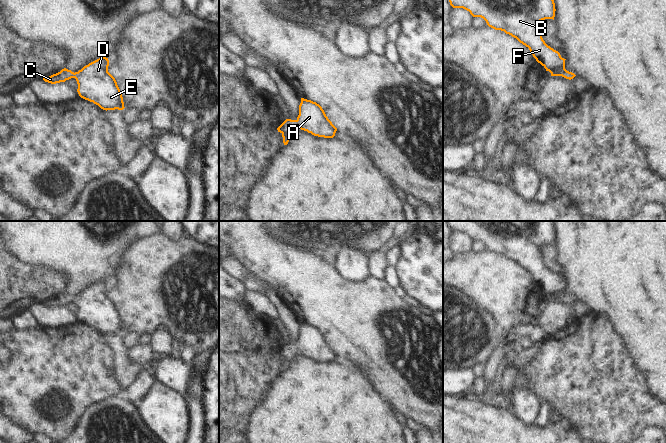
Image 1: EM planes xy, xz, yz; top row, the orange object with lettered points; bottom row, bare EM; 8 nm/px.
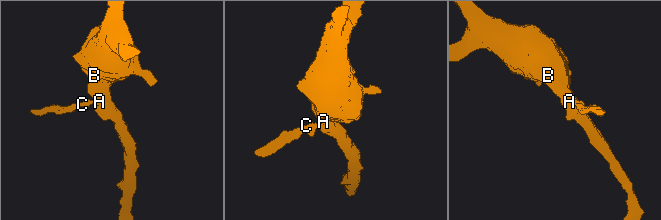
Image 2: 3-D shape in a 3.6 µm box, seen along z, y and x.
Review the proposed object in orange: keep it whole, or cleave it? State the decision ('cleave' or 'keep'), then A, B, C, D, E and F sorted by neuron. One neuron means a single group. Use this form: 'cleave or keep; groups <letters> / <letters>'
keep; groups A B C D E F

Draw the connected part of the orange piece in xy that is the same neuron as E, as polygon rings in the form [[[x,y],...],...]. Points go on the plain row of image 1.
[[[99,282],[84,290],[78,296],[66,292],[49,301],[45,306],[56,308],[75,302],[78,308],[77,316],[85,324],[93,326],[103,334],[123,334],[124,326],[115,302],[108,296],[109,284]]]

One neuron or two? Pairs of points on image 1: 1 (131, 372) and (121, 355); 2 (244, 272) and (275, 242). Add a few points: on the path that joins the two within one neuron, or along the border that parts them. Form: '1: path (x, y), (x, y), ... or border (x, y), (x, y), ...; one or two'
1: path (127, 368), (123, 364), (122, 359); one
2: border (229, 253), (258, 276); two

